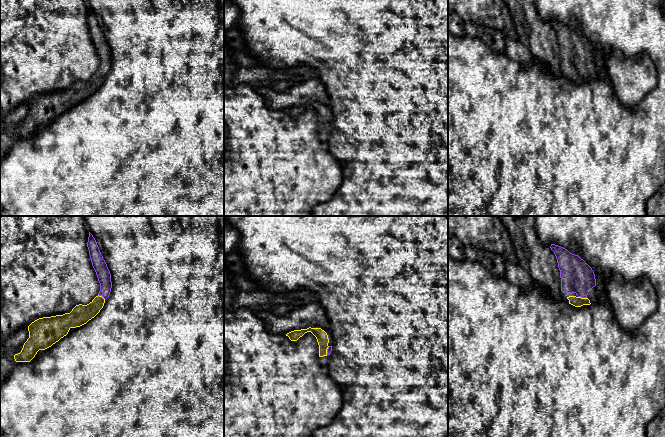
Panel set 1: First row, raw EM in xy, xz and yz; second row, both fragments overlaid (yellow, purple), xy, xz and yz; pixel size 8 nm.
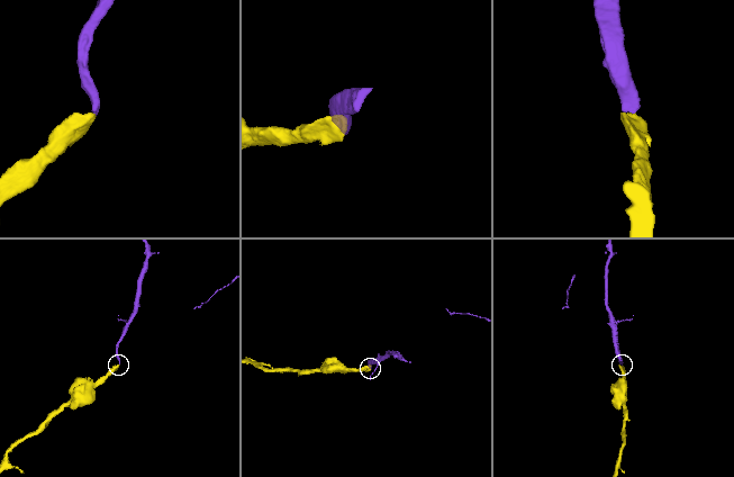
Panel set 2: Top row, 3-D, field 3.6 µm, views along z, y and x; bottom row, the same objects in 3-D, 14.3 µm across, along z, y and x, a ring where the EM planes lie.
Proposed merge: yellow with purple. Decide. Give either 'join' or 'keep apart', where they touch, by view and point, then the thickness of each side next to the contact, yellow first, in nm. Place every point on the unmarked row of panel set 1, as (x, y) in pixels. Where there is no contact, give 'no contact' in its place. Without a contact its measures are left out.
join; contact yz (582, 74); calibres 80 and 260 nm

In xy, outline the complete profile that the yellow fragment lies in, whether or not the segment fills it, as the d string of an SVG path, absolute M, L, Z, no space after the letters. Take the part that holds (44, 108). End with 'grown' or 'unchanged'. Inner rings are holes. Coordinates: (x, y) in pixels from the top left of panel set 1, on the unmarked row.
M90 8L87 23L100 59L98 71L87 81L76 81L70 89L43 93L32 98L28 102L29 114L24 119L21 128L14 131L16 138L30 138L39 126L51 123L66 112L71 104L86 100L103 84L112 64L111 50L96 16Z | grown

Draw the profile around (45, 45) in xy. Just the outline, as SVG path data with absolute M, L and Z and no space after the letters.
M0 0L0 112L6 113L28 103L39 94L70 89L79 80L87 81L98 72L100 59L87 23L89 6L86 0Z

